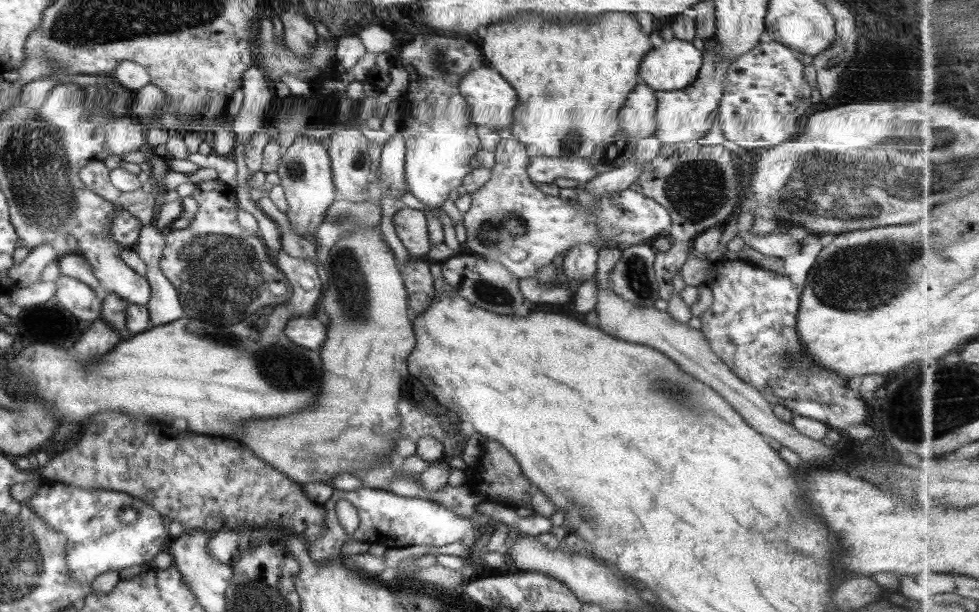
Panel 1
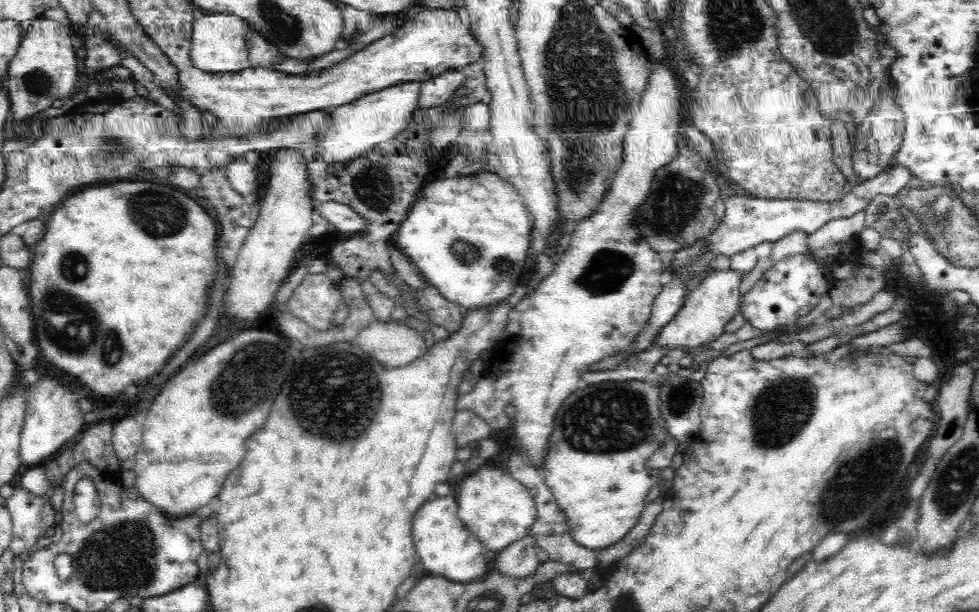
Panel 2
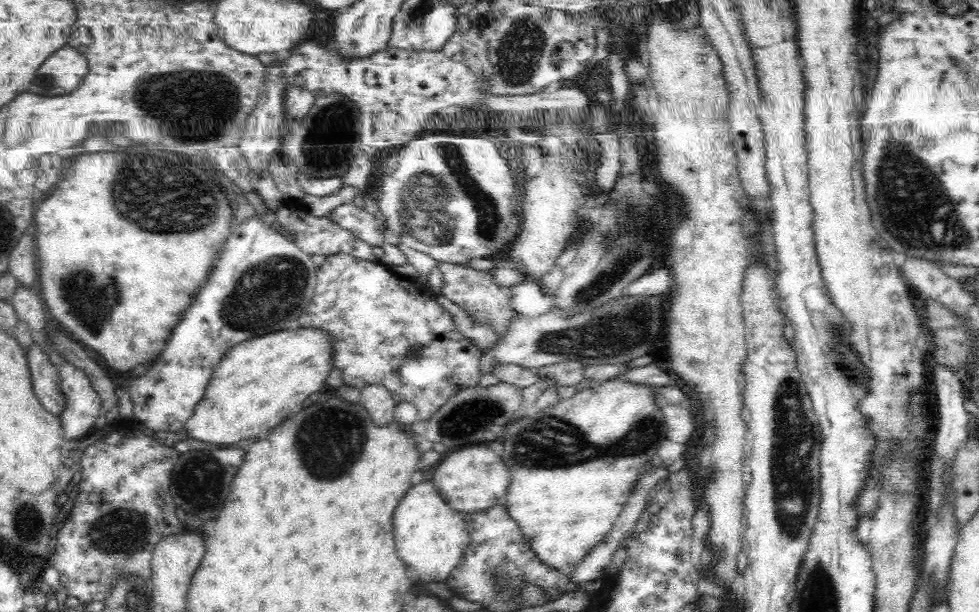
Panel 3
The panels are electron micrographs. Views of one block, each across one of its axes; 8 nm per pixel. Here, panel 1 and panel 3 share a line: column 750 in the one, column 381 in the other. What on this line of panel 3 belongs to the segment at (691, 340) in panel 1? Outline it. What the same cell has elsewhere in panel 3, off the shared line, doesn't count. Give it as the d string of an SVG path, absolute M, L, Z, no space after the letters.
M372 384L372 386L362 388L361 403L376 426L382 428L394 421L397 404L384 386Z

